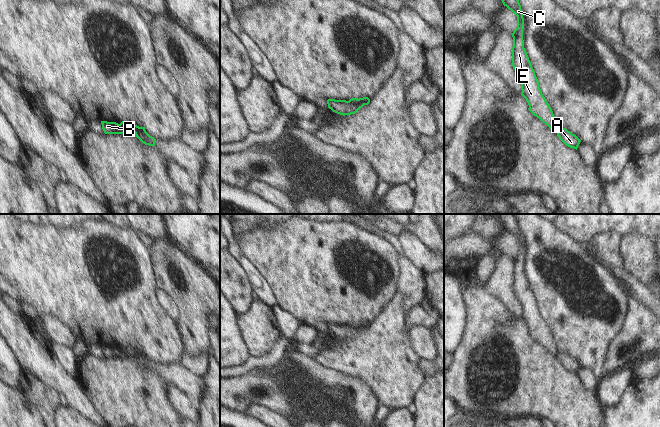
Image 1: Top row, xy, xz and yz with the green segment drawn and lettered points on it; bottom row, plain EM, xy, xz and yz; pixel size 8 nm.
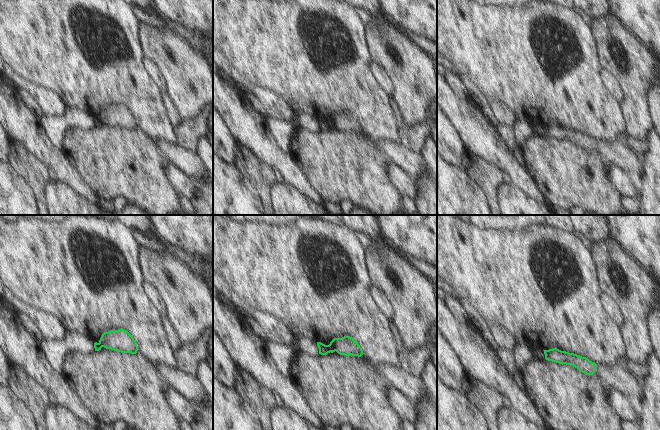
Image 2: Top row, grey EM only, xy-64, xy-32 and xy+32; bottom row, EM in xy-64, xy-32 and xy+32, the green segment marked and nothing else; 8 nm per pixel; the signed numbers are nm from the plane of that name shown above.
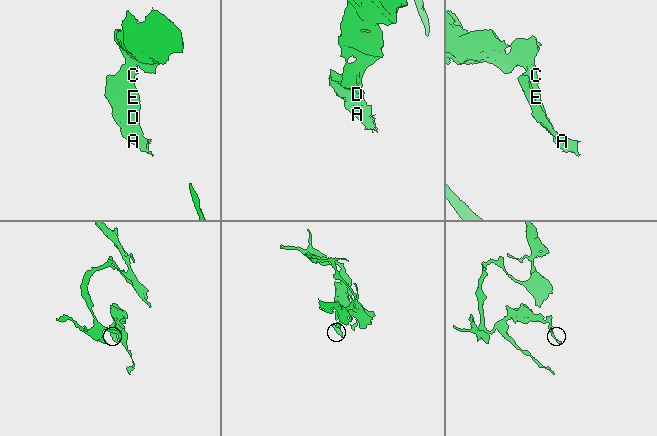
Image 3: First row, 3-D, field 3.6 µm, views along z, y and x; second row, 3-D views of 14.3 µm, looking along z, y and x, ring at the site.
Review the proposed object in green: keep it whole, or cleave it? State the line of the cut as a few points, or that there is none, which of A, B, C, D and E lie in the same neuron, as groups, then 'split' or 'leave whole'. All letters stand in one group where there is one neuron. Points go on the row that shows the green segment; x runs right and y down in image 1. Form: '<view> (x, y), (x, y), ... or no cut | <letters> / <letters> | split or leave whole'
xz (349, 100), (352, 102), (369, 102) | A B / C D E | split

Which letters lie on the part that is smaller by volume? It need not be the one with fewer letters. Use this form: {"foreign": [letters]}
{"foreign": ["A", "B"]}

